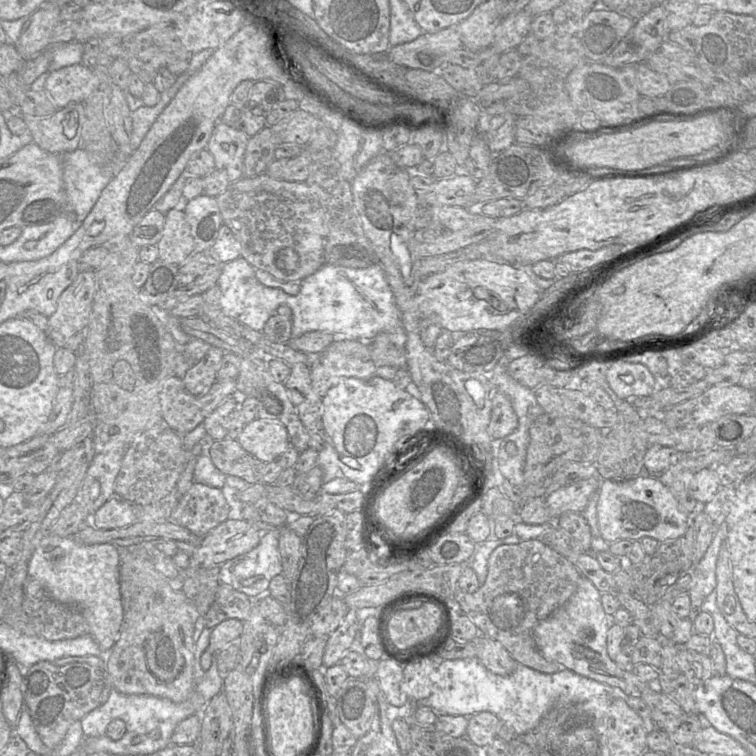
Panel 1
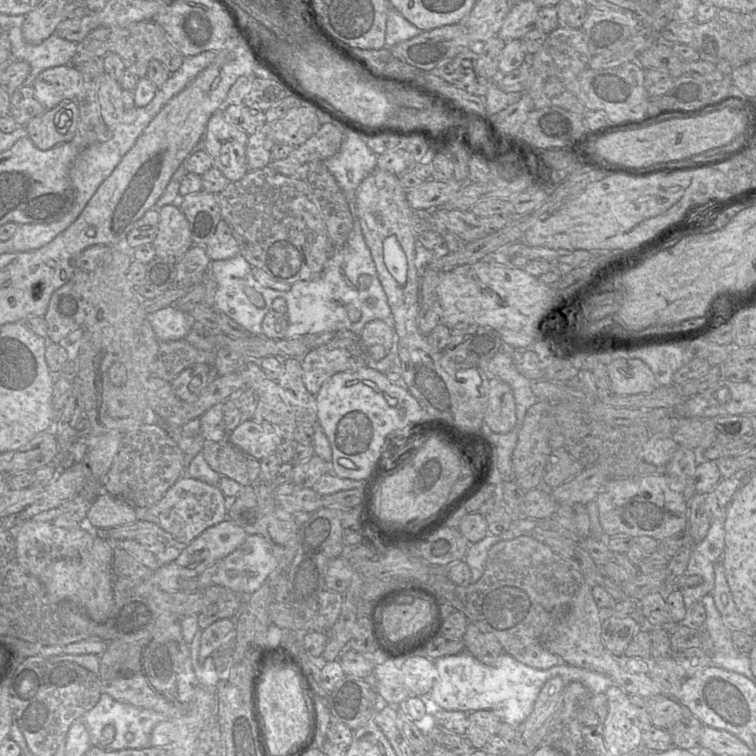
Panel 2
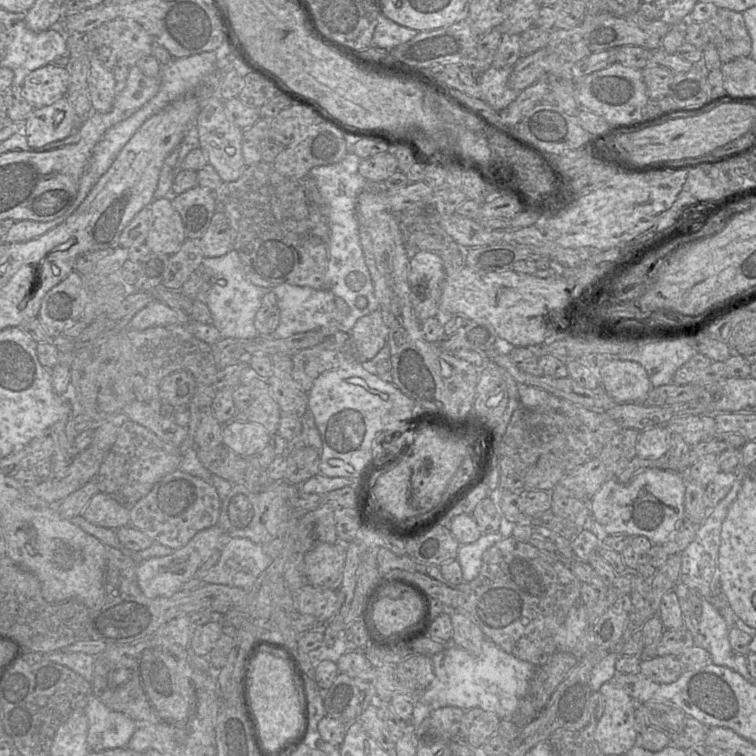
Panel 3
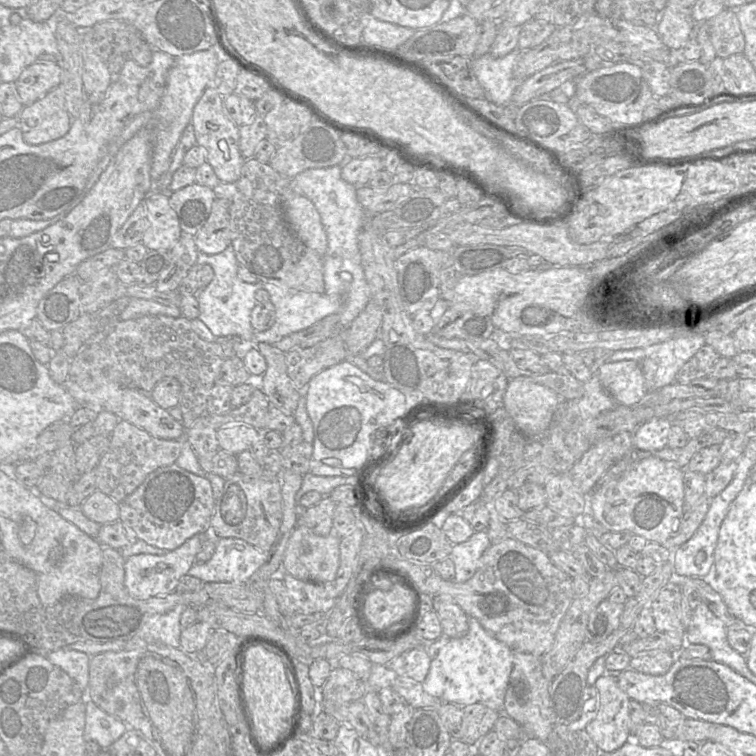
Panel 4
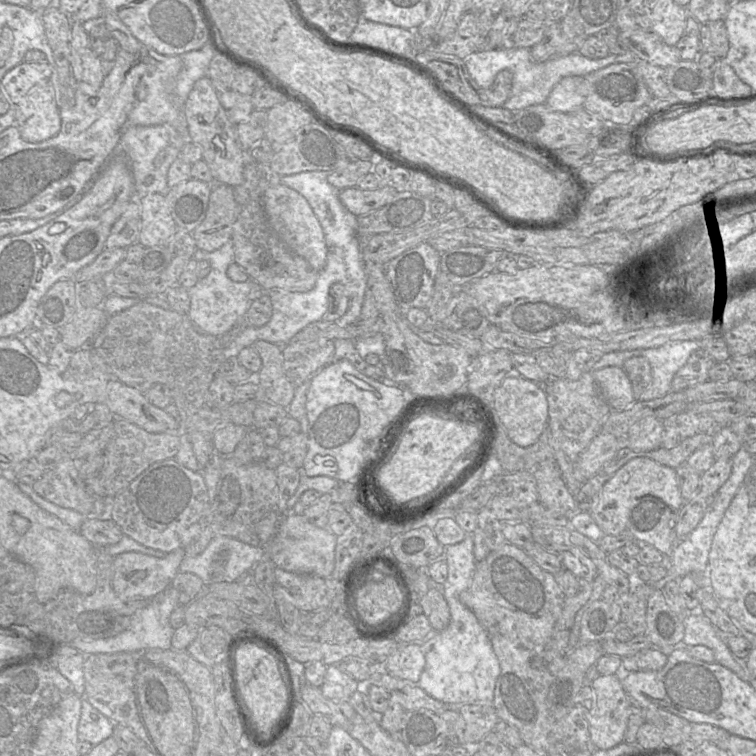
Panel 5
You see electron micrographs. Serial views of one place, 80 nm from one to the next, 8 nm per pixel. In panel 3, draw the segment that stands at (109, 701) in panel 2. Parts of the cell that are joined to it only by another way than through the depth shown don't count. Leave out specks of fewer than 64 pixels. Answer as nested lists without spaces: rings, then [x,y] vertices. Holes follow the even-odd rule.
[[[94,696],[84,711],[88,720],[87,744],[101,743],[104,749],[126,747],[137,729],[132,718],[109,709]]]

